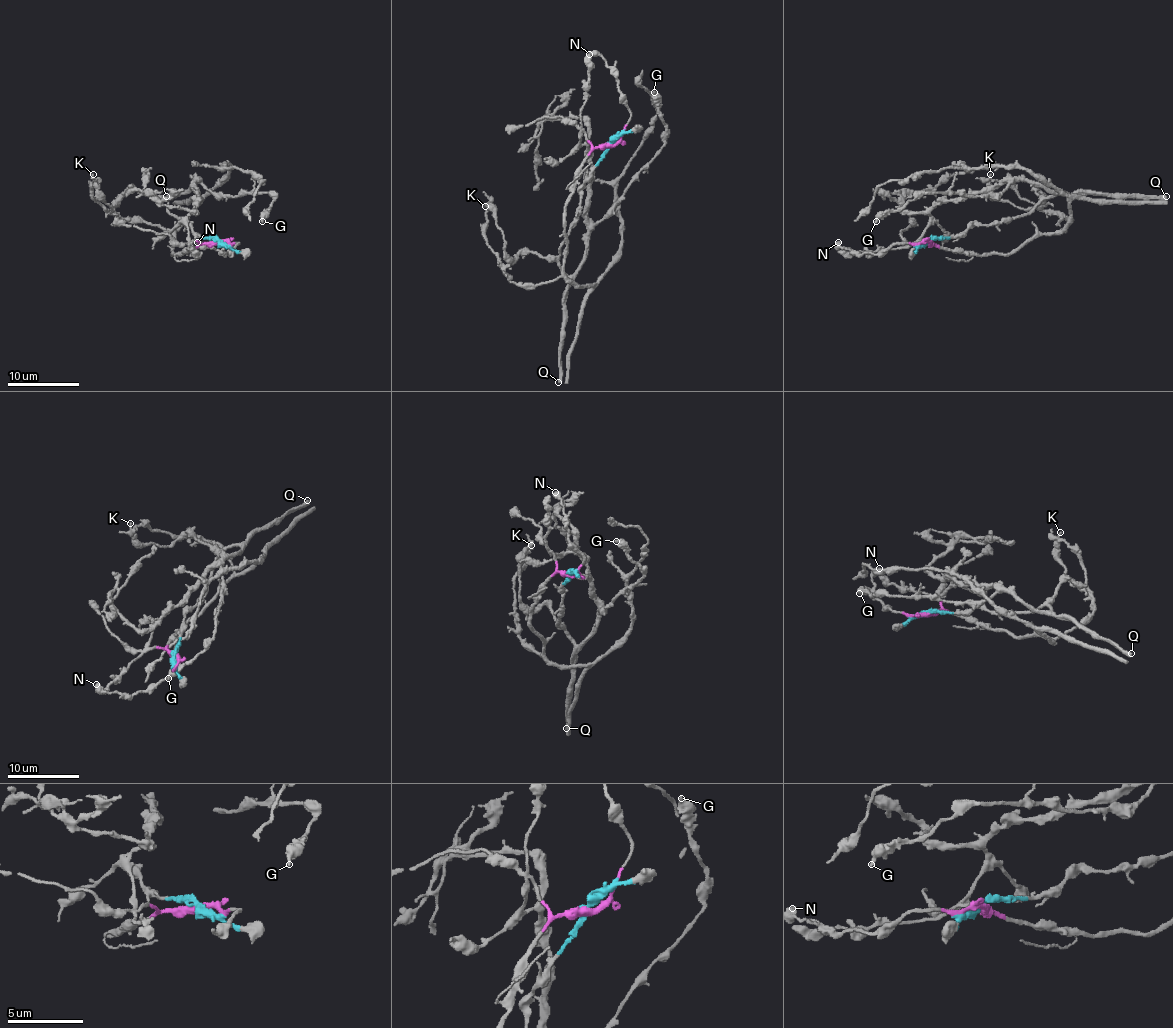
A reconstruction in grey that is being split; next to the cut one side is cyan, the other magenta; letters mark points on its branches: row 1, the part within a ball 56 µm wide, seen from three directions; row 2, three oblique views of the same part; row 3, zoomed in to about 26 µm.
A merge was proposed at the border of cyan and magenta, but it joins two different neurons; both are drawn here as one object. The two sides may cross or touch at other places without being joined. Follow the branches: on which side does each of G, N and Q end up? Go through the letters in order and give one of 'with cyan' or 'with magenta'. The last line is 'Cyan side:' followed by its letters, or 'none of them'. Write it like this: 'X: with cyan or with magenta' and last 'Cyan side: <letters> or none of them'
G: with cyan
N: with magenta
Q: with cyan
Cyan side: G, Q

